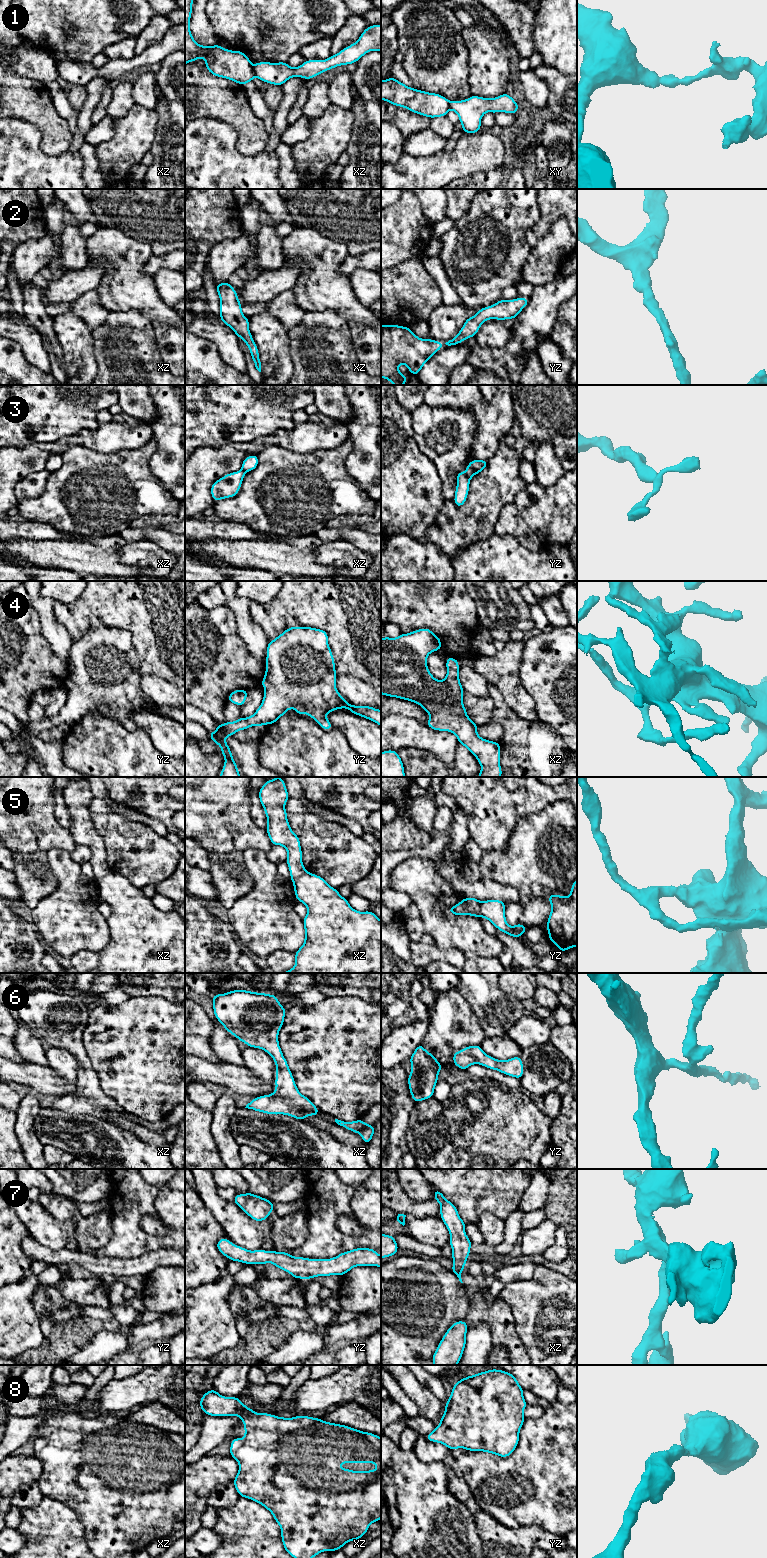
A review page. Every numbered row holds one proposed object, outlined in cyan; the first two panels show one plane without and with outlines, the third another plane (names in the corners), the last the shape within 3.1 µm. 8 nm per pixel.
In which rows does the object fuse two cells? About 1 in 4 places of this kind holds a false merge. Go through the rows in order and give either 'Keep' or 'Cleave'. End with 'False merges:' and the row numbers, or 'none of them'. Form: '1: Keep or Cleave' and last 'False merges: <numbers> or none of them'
1: Cleave
2: Keep
3: Cleave
4: Keep
5: Cleave
6: Keep
7: Keep
8: Keep
False merges: 1, 3, 5

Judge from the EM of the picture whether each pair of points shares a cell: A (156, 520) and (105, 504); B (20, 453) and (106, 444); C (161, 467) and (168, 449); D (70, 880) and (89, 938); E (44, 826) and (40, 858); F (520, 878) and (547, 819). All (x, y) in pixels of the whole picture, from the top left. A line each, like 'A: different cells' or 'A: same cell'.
A: different cells
B: same cell
C: same cell
D: same cell
E: different cells
F: same cell

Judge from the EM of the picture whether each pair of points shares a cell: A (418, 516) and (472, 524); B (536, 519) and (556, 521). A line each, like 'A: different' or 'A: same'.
A: different
B: same

